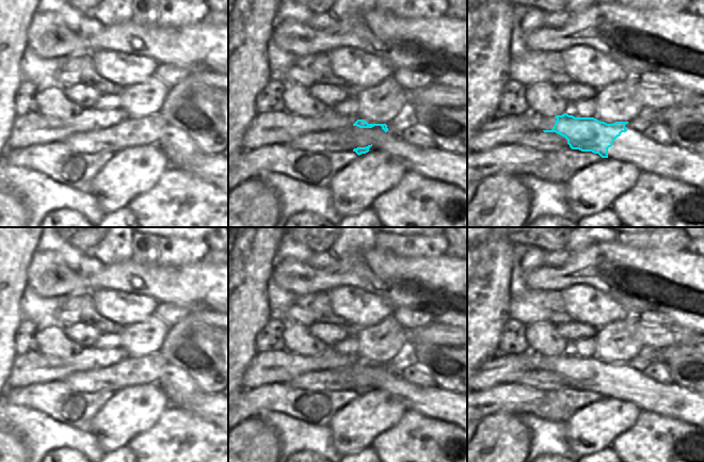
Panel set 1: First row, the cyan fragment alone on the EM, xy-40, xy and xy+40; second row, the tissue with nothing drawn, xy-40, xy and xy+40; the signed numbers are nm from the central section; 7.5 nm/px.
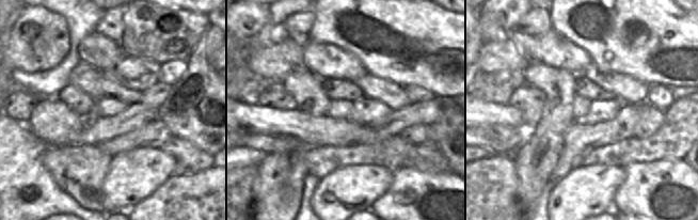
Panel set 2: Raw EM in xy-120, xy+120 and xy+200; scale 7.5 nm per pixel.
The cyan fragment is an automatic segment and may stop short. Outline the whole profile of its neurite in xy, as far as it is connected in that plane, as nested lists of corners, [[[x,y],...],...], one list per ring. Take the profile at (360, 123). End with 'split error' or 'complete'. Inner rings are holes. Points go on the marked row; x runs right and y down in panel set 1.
[[[357,120],[348,127],[353,152],[358,156],[381,149],[398,158],[407,171],[451,184],[467,193],[467,156],[434,147],[409,143],[386,124],[368,124]]]; split error

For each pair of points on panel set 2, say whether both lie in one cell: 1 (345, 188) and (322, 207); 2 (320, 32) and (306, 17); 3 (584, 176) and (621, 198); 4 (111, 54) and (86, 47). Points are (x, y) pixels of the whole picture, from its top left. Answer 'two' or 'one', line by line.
1: one
2: two
3: two
4: one

